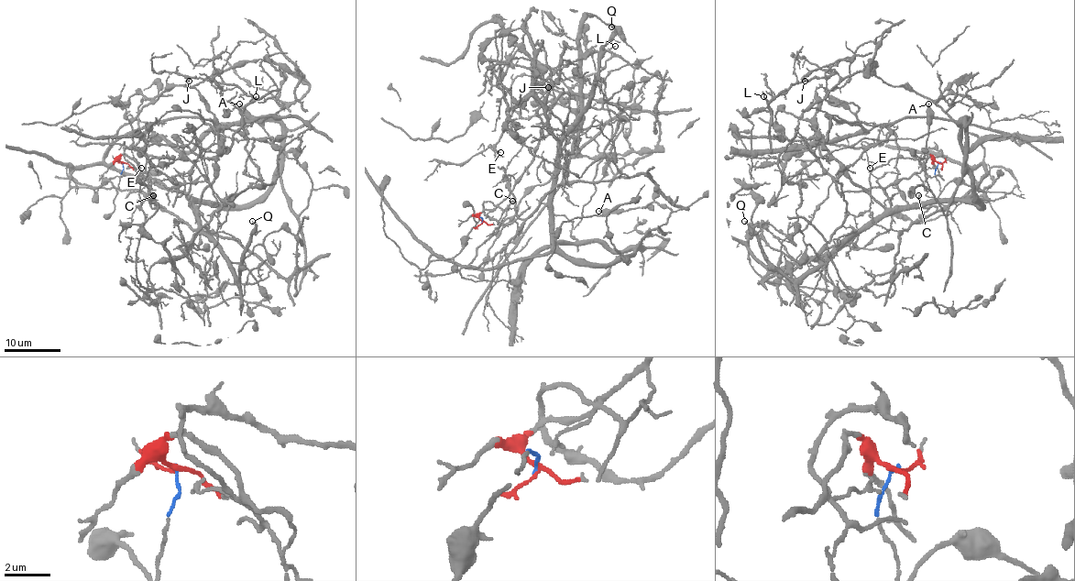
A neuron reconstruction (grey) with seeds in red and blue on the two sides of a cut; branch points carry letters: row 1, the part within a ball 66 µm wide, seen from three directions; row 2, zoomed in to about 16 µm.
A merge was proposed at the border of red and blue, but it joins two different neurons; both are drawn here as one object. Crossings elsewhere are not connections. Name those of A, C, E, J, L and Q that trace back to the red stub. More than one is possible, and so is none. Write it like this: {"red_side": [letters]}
{"red_side": ["E", "J", "L"]}

